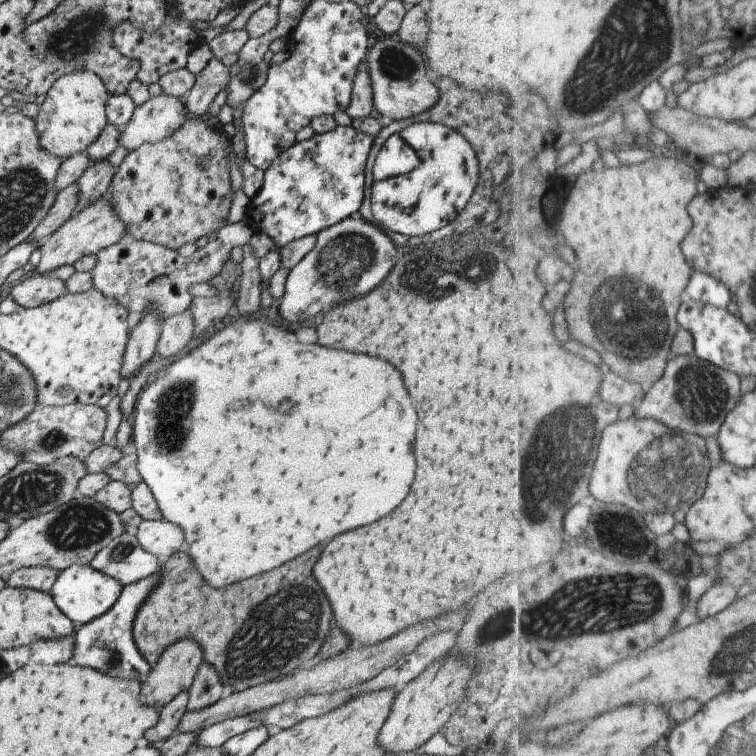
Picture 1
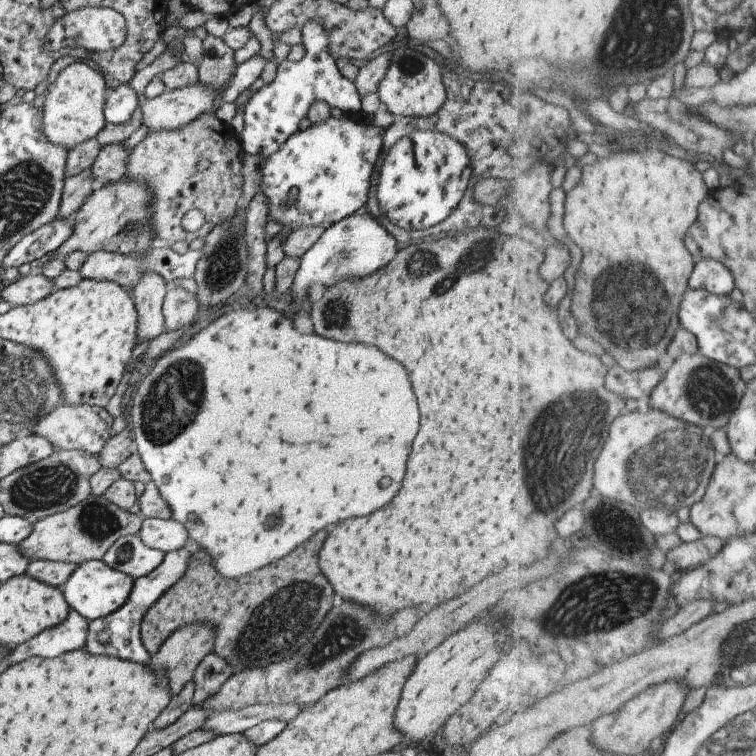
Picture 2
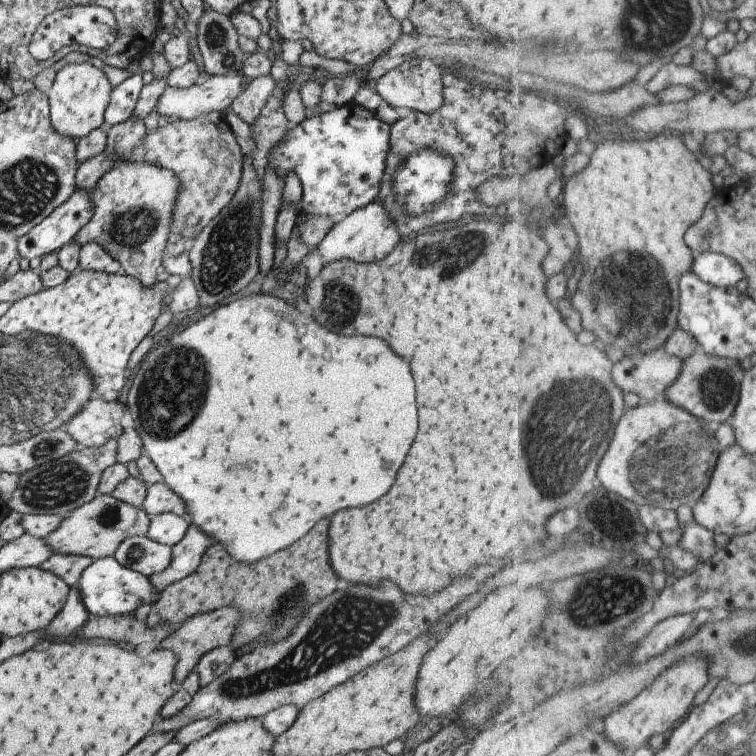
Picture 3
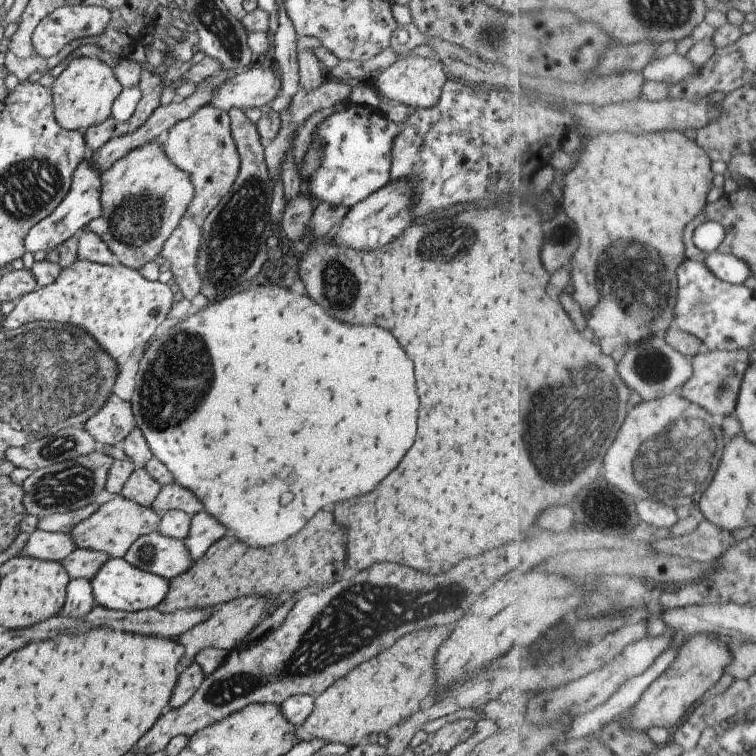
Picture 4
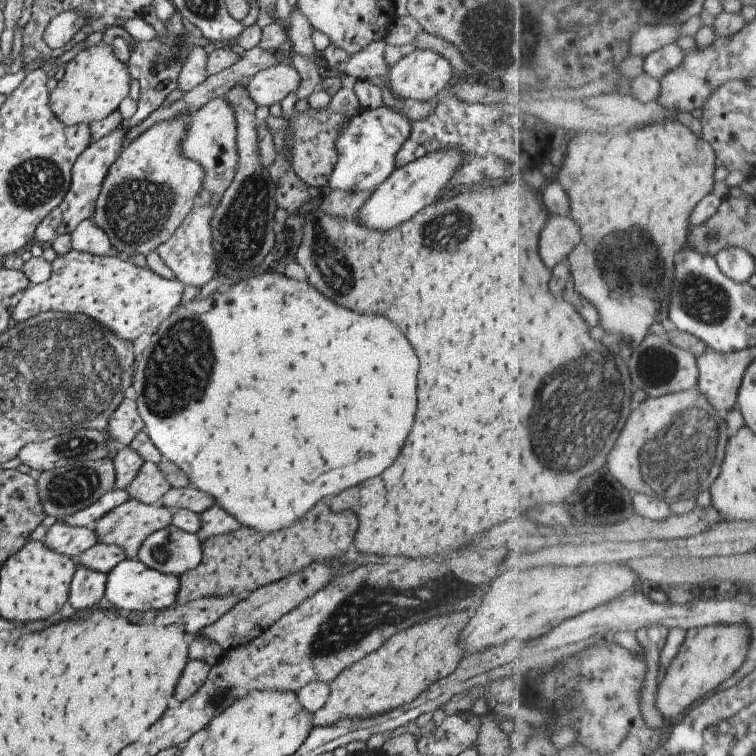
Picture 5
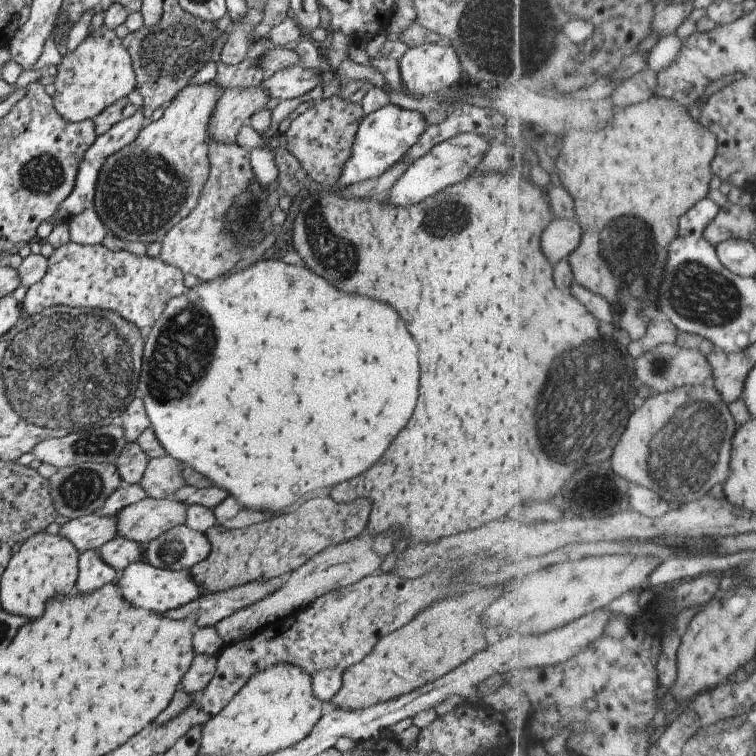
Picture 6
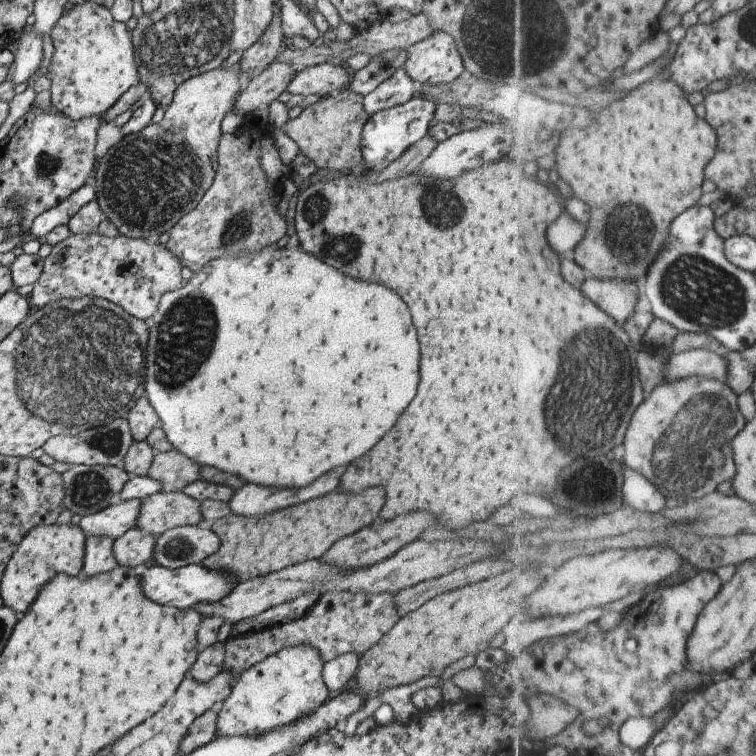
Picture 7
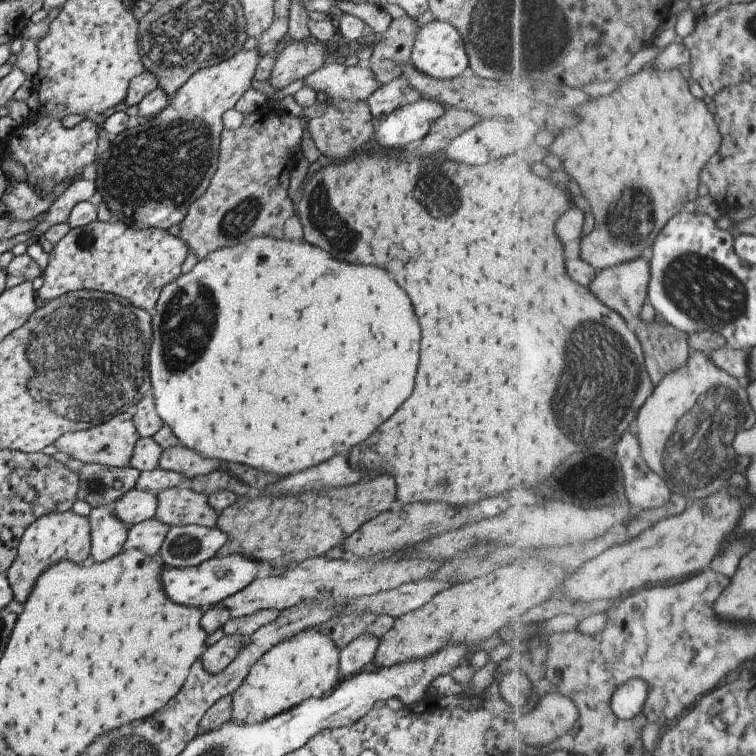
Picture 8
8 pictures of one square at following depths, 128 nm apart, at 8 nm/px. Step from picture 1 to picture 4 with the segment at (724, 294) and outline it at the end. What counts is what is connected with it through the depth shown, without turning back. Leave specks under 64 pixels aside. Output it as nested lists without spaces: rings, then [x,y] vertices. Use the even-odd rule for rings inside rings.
[[[708,253],[705,264],[721,279],[734,285],[740,285],[751,276],[747,262],[733,254]]]

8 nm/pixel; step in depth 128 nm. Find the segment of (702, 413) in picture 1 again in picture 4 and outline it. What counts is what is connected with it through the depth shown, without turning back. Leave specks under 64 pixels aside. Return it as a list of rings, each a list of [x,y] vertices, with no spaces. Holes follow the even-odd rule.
[[[743,349],[736,351],[709,350],[703,354],[699,353],[691,360],[694,368],[693,376],[681,389],[684,397],[706,408],[712,415],[718,414],[726,418],[735,412],[744,374],[748,372],[748,368],[752,364],[749,353],[748,350]]]

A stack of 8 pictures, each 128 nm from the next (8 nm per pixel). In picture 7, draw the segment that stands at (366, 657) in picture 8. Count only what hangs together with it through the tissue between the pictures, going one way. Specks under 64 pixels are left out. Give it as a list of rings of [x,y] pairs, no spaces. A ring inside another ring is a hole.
[[[348,652],[327,661],[322,668],[322,679],[331,692],[350,686],[358,669],[357,653]]]

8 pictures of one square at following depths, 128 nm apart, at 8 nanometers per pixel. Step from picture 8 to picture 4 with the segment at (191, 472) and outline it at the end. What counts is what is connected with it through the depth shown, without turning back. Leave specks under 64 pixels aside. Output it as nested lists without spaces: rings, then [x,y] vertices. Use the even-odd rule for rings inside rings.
[[[136,466],[129,478],[123,483],[120,496],[136,502],[145,508],[149,507],[162,487],[143,466]]]

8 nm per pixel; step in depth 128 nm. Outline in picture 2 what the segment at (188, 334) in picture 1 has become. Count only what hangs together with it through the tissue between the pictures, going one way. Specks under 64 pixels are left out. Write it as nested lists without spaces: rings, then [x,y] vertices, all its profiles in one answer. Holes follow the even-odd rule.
[[[169,287],[162,303],[165,330],[177,330],[195,321],[198,302],[195,294],[179,287]]]

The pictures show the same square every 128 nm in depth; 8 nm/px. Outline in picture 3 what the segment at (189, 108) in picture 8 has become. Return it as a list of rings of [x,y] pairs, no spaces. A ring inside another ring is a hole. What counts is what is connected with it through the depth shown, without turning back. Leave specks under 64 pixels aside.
[[[119,161],[115,166],[111,167],[108,171],[105,171],[105,174],[102,174],[101,178],[95,183],[90,196],[92,205],[94,206],[93,216],[89,219],[89,222],[85,223],[85,226],[80,227],[77,234],[75,234],[73,241],[77,241],[80,246],[86,242],[96,242],[97,244],[100,244],[107,251],[107,254],[112,256],[121,265],[121,268],[126,275],[132,276],[134,279],[141,281],[146,287],[150,287],[153,283],[157,282],[155,275],[157,274],[157,271],[160,270],[159,258],[164,255],[166,239],[168,238],[168,233],[171,231],[173,207],[179,187],[180,182],[172,170],[154,165],[147,161]]]

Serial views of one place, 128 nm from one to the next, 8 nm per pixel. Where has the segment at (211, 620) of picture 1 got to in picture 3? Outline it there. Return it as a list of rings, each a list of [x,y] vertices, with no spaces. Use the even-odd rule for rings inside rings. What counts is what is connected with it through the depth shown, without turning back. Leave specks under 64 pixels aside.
[[[321,518],[321,522],[317,522],[301,540],[255,564],[231,560],[226,548],[213,542],[191,574],[168,584],[159,592],[157,600],[144,611],[143,619],[150,627],[163,622],[176,627],[195,615],[234,606],[242,617],[229,646],[236,649],[241,644],[257,640],[256,647],[286,637],[315,598],[335,590],[335,582],[337,576],[327,562],[327,520]]]

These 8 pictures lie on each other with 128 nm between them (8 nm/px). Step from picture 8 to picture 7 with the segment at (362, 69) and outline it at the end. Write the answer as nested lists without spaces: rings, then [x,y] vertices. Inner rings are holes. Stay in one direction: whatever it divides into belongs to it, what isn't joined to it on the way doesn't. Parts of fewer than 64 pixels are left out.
[[[319,63],[311,67],[302,67],[294,74],[287,85],[286,91],[291,94],[309,96],[315,94],[325,97],[343,89],[349,89],[353,75],[348,74],[340,64]]]

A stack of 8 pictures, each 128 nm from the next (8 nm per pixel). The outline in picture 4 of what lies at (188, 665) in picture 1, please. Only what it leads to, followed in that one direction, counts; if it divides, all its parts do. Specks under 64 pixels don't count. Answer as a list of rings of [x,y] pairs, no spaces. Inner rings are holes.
[[[249,595],[235,597],[219,607],[211,610],[211,614],[202,622],[192,626],[188,631],[180,634],[175,641],[183,646],[183,656],[180,658],[179,668],[182,669],[194,661],[194,656],[204,648],[218,648],[226,651],[239,647],[245,636],[259,624],[264,617],[269,616],[280,604],[280,599],[270,599],[265,595]]]

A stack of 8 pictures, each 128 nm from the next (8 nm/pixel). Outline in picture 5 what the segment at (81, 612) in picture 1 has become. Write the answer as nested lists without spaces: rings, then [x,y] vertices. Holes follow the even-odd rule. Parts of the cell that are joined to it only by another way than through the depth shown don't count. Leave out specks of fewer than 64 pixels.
[[[135,559],[118,562],[107,574],[104,588],[104,603],[123,609],[131,614],[145,610],[161,610],[171,607],[179,588],[178,577],[171,573],[160,573]]]

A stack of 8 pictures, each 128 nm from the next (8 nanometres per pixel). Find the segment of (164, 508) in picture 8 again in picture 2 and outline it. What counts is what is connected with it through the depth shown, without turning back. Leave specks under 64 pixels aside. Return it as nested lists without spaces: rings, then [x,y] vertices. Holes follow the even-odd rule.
[[[89,494],[75,506],[33,522],[29,536],[15,545],[20,548],[21,554],[24,554],[29,562],[43,559],[80,565],[101,559],[105,551],[119,537],[137,535],[142,520],[140,514],[129,513],[115,506],[102,495]]]

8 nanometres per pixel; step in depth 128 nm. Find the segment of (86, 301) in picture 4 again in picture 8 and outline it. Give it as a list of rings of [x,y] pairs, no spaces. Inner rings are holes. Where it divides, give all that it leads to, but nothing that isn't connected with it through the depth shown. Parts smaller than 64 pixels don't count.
[[[113,218],[105,222],[95,220],[82,227],[70,228],[69,232],[48,252],[48,263],[42,272],[43,285],[36,291],[37,301],[47,302],[69,291],[91,289],[123,297],[137,308],[151,312],[161,288],[180,275],[179,269],[188,251],[189,247],[185,242],[166,230],[134,229]]]

